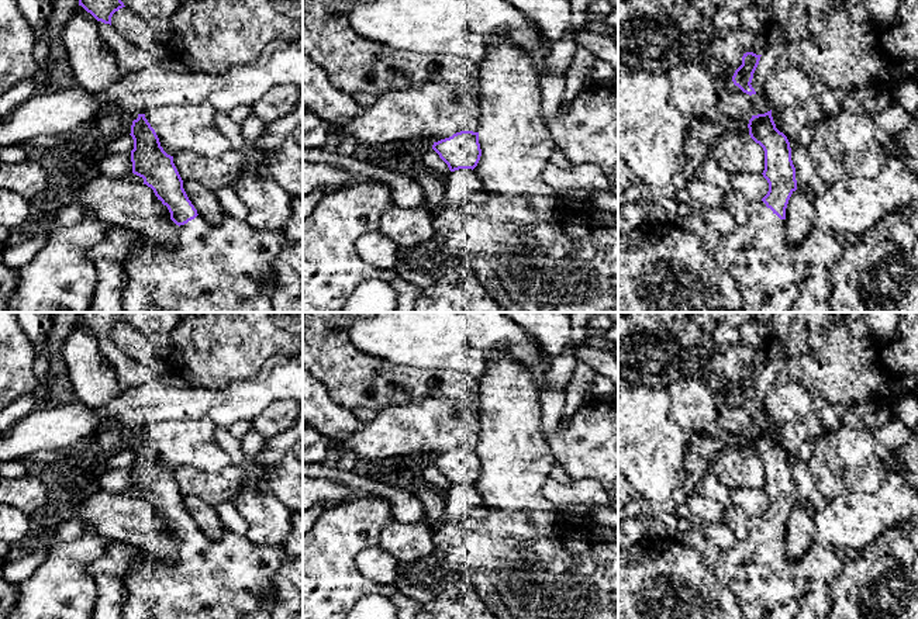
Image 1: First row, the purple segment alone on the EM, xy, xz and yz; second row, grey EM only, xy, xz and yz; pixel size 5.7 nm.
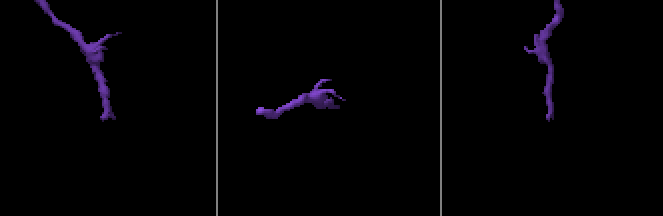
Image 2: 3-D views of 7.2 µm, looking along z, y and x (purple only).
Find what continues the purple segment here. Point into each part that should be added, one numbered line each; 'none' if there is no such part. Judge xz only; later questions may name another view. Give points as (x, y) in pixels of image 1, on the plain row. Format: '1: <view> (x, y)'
none

